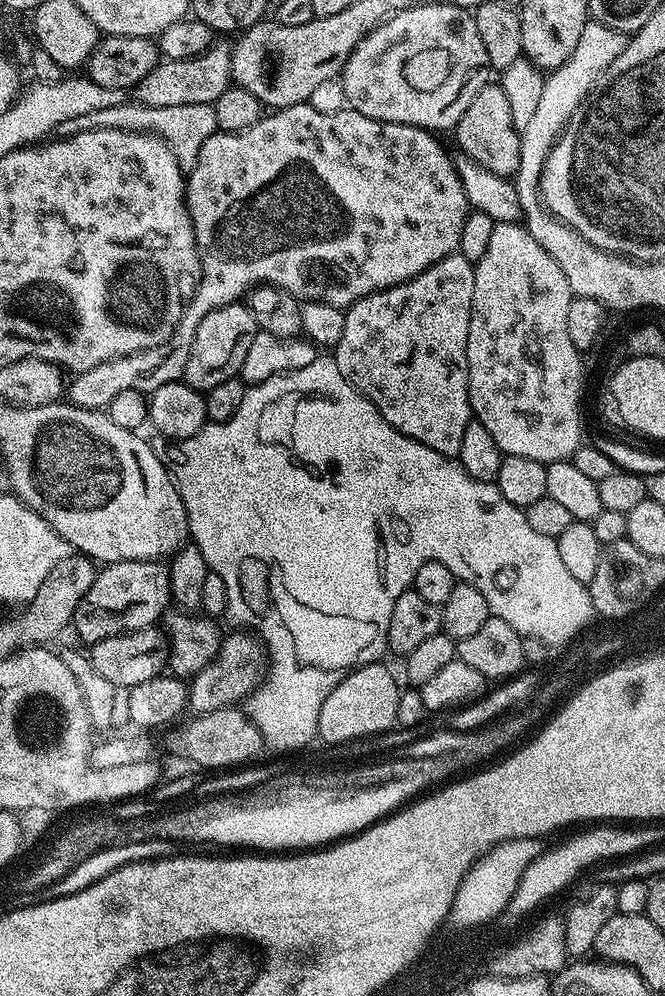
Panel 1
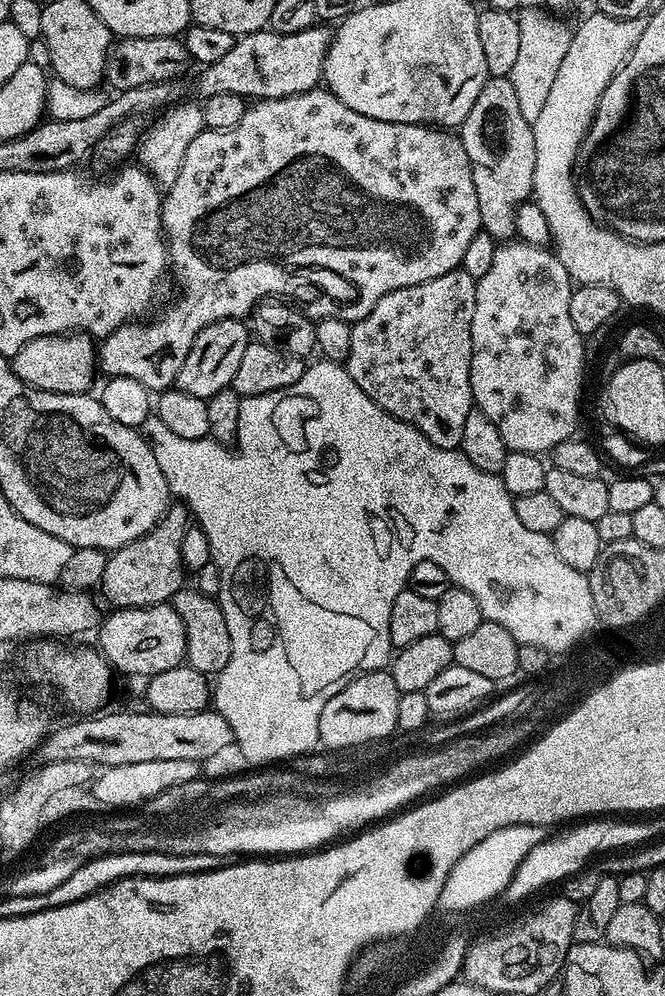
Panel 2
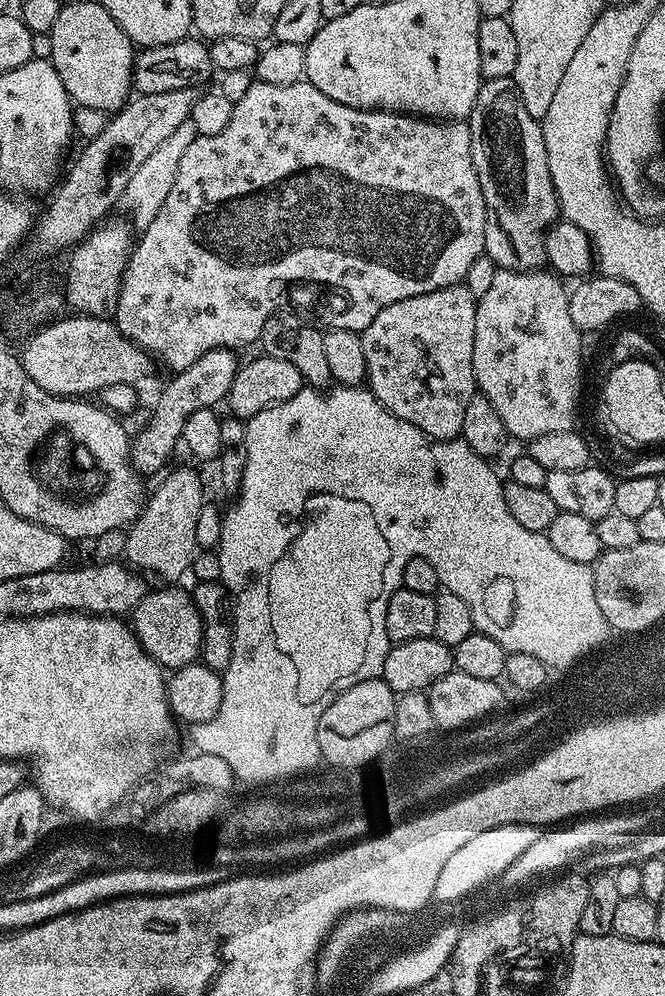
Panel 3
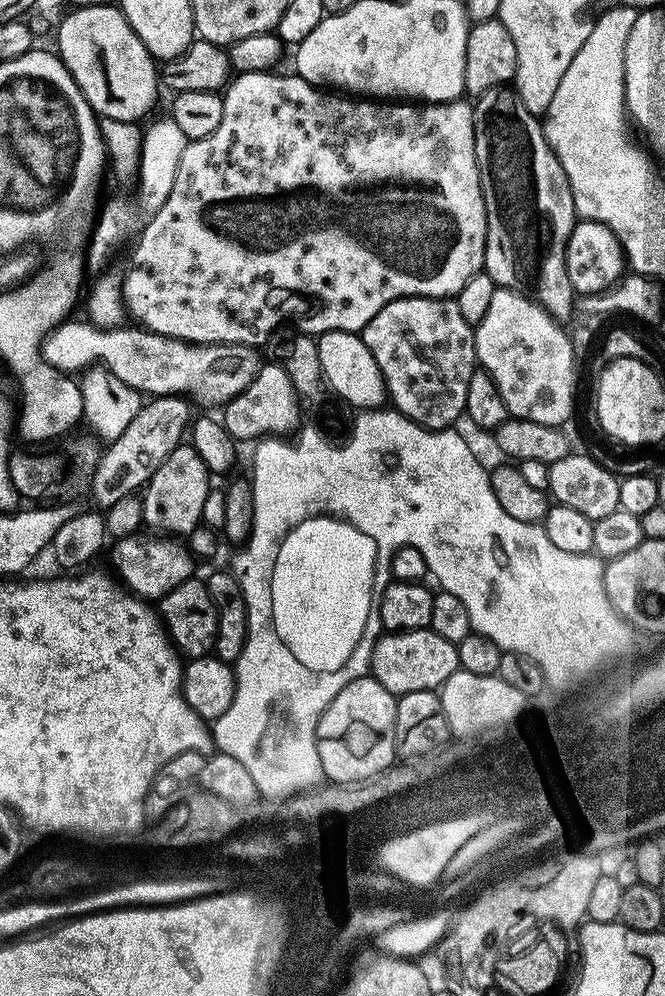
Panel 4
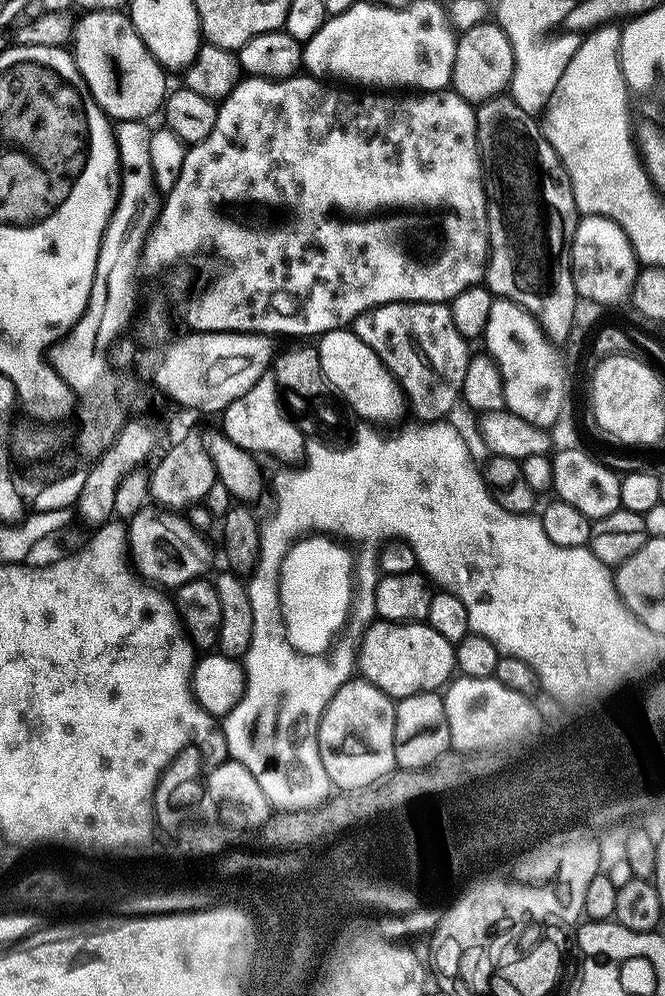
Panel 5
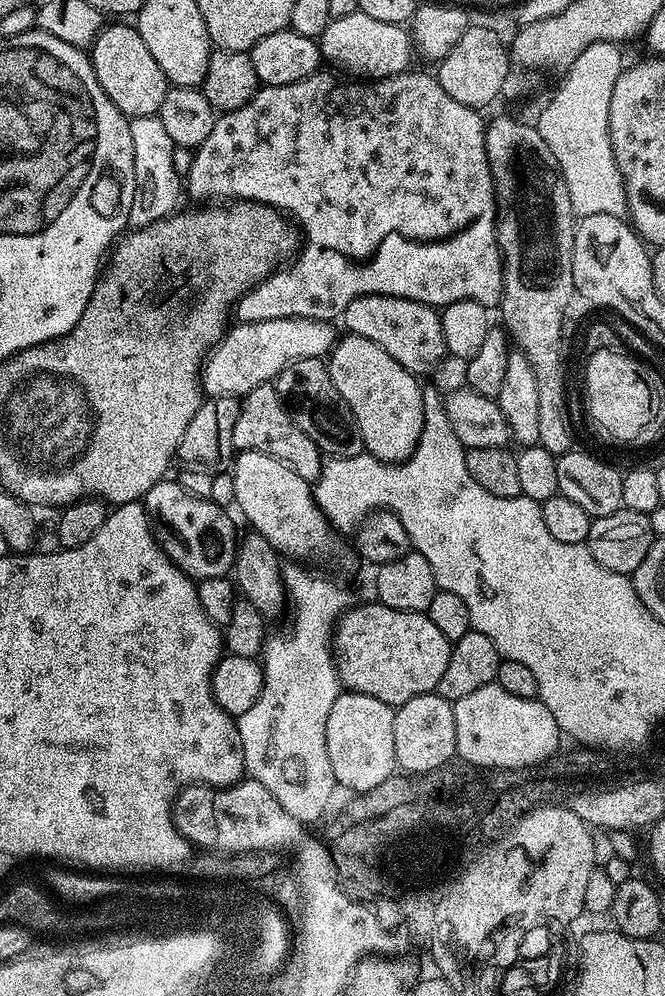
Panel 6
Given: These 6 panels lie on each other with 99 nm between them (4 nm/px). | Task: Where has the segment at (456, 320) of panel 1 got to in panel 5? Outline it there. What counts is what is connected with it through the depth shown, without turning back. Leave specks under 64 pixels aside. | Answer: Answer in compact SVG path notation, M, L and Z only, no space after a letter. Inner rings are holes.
M421 300L411 302L397 302L395 304L380 304L371 308L354 321L354 331L374 354L378 354L380 361L390 370L390 374L404 391L404 398L410 412L416 415L420 422L440 422L452 407L456 400L461 399L464 391L464 379L466 378L466 366L470 359L469 341L458 334L454 326L451 307L447 303L427 304Z

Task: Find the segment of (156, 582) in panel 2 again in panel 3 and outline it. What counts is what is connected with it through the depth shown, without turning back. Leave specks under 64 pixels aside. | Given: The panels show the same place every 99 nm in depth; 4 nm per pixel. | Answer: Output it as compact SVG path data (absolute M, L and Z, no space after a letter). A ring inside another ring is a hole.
M186 468L172 471L157 486L156 493L145 499L140 515L127 529L123 559L141 573L153 572L160 582L183 581L180 579L189 575L198 551L196 527L205 500L202 482L196 473Z

